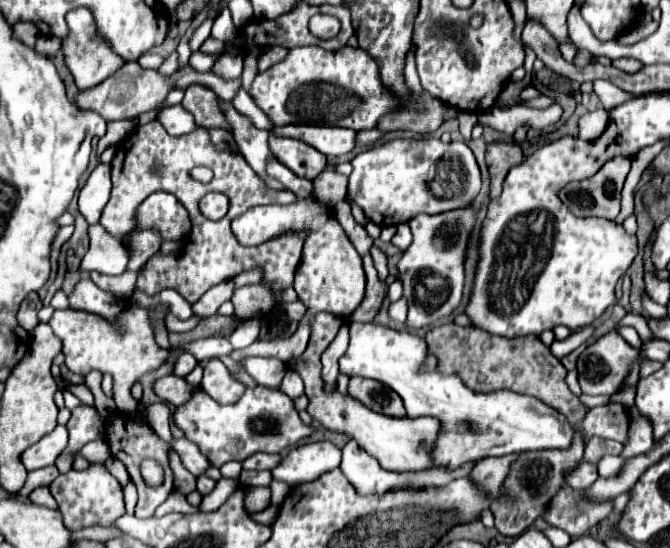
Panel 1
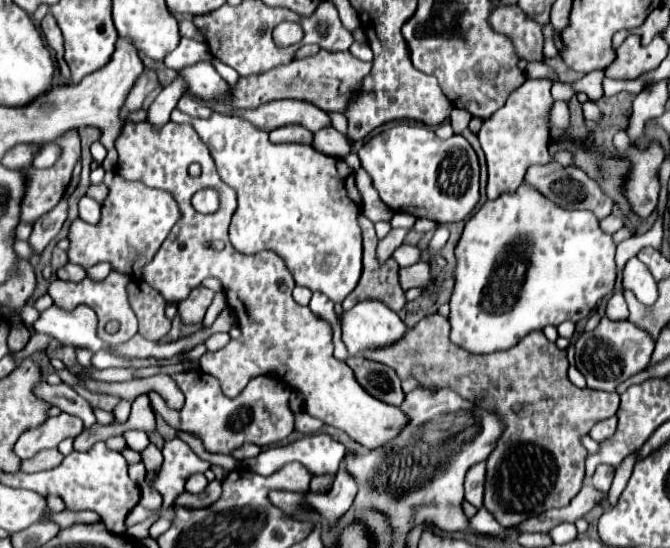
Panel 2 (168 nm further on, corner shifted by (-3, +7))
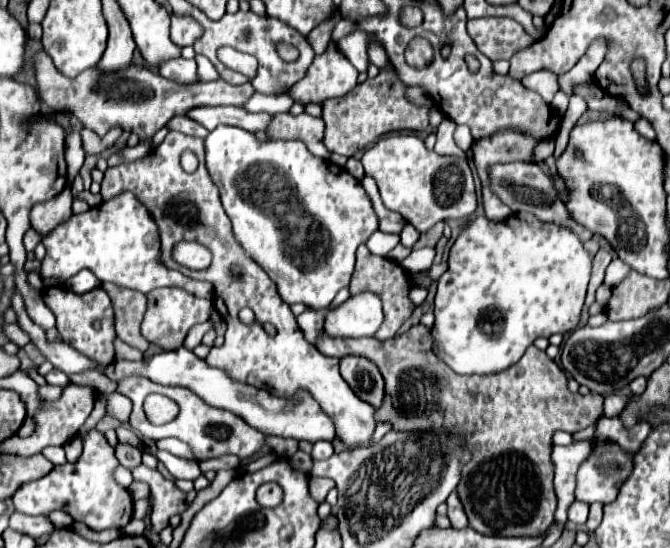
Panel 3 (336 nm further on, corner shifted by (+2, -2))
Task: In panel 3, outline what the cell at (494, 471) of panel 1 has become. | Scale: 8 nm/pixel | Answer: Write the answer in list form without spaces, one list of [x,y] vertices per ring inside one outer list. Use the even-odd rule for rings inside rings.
[[[452,492],[452,494],[448,496],[446,504],[448,504],[448,518],[450,518],[452,526],[454,526],[454,528],[466,528],[466,526],[468,526],[468,518],[466,518],[464,506],[462,506],[462,502],[460,502],[460,496]]]

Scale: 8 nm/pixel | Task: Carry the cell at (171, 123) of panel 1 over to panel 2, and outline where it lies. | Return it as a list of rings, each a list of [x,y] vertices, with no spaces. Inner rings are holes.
[[[173,109],[171,111],[171,121],[175,123],[191,123],[195,127],[195,131],[199,133],[201,141],[209,147],[213,159],[215,159],[215,167],[217,167],[217,173],[219,177],[231,185],[235,191],[237,191],[237,211],[233,213],[233,221],[231,221],[231,229],[229,229],[229,235],[231,235],[231,243],[237,251],[241,253],[259,253],[259,251],[265,251],[265,249],[271,249],[273,253],[277,253],[281,259],[285,259],[285,267],[291,271],[293,279],[297,285],[301,287],[309,287],[311,291],[319,291],[323,295],[327,295],[333,303],[341,303],[357,285],[359,277],[361,277],[361,227],[357,225],[357,213],[361,213],[361,193],[355,185],[355,173],[353,169],[349,169],[345,165],[343,159],[337,159],[337,157],[329,157],[329,155],[323,155],[319,153],[317,149],[313,149],[311,145],[297,145],[297,143],[271,143],[267,133],[265,131],[259,131],[257,127],[253,127],[249,121],[245,119],[237,119],[237,117],[221,117],[219,113],[213,113],[209,119],[191,119],[187,117],[185,113],[181,113],[179,109]]]

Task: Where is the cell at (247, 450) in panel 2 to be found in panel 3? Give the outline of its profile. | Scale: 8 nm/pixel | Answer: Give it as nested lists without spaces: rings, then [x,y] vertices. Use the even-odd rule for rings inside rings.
[[[224,454],[220,458],[210,458],[210,460],[202,460],[200,462],[200,470],[208,472],[208,470],[236,470],[240,466],[240,458],[232,456],[232,454]]]

